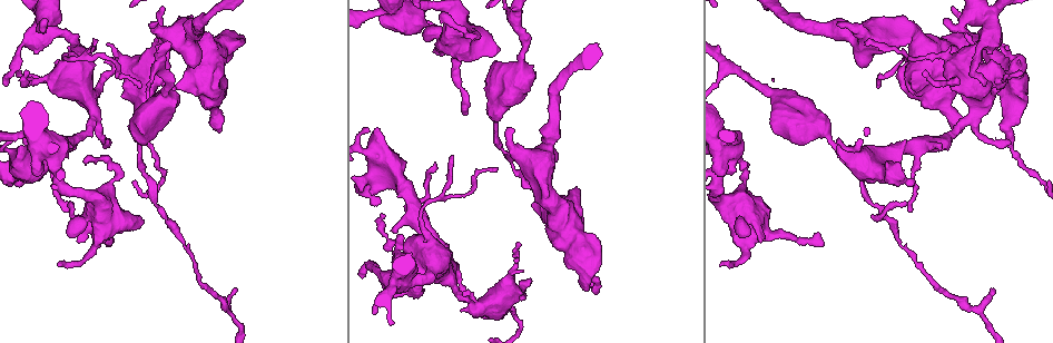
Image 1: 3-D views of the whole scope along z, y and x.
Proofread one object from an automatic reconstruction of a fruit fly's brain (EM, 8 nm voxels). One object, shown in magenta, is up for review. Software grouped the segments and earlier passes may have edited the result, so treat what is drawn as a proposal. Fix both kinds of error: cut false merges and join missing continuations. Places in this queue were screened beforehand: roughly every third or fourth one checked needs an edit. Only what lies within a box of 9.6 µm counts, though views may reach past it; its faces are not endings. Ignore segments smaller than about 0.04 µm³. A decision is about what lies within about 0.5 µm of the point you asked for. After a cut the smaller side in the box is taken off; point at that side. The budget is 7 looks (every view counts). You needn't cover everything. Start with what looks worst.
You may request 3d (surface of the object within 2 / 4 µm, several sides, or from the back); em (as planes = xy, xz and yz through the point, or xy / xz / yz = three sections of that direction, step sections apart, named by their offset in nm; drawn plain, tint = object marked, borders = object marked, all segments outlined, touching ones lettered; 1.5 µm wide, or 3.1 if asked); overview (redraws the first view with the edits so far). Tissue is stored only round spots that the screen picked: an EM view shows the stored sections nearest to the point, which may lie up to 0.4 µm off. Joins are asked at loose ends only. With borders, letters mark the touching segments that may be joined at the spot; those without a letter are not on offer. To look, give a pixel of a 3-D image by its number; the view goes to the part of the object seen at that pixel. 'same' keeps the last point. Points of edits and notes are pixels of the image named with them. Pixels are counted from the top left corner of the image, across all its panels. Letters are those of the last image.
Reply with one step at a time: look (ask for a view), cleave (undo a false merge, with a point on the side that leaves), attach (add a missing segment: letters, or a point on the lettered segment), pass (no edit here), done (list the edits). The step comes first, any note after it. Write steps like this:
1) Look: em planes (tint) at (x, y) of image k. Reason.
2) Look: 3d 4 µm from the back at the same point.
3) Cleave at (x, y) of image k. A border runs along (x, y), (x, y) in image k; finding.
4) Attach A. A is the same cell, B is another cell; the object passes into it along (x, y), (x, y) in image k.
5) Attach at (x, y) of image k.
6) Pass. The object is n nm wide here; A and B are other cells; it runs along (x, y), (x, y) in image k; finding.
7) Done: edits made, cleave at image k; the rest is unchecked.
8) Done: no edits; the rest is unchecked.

Look: 3d 4 µm at (391, 230) of image 1. Free end.

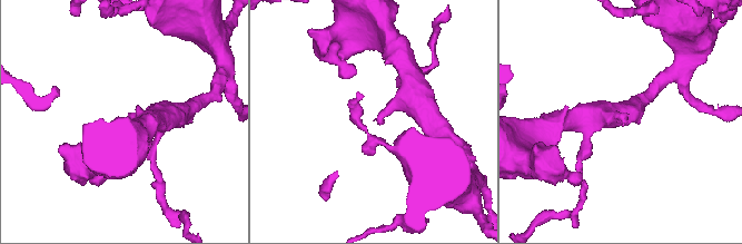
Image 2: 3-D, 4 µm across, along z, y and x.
Look: em planes (borders) at (377, 116) of image 2.

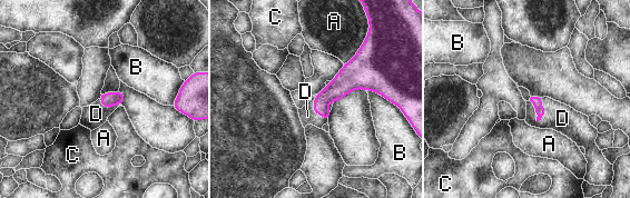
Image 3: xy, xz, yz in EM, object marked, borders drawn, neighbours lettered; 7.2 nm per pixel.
Attach D. D is the same cell, A, B and C are other cells; the object passes into it along (540, 110), (535, 110), (562, 118) in image 3; the neuron continues.

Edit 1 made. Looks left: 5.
Look: overview.

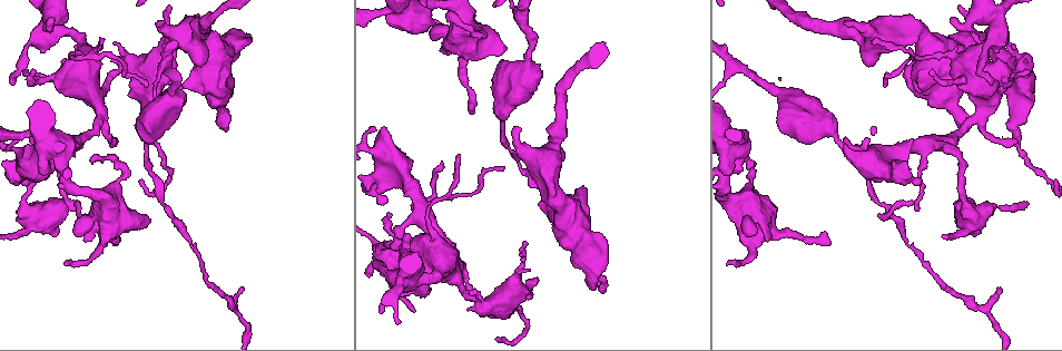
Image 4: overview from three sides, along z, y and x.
Look: 3d 2 µm at (999, 288) of image 4. An open end.

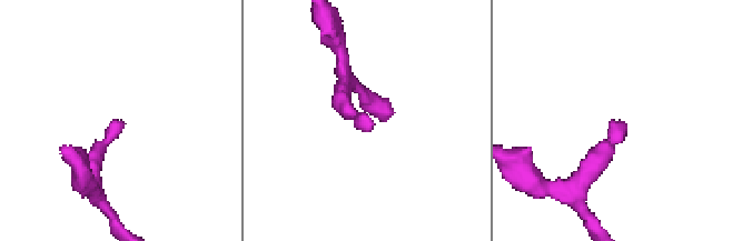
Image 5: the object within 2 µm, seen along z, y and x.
Look: em planes (borders) at (121, 119) of image 5.

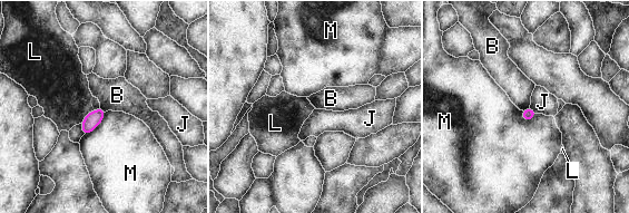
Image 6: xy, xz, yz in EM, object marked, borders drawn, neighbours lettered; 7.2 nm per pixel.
Pass. B, J, L and M are other cells; a border runs along (529, 107), (522, 110) in image 6; none of them fits.

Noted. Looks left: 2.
Done: edits made, attach at image 3; the rest is unchecked.

